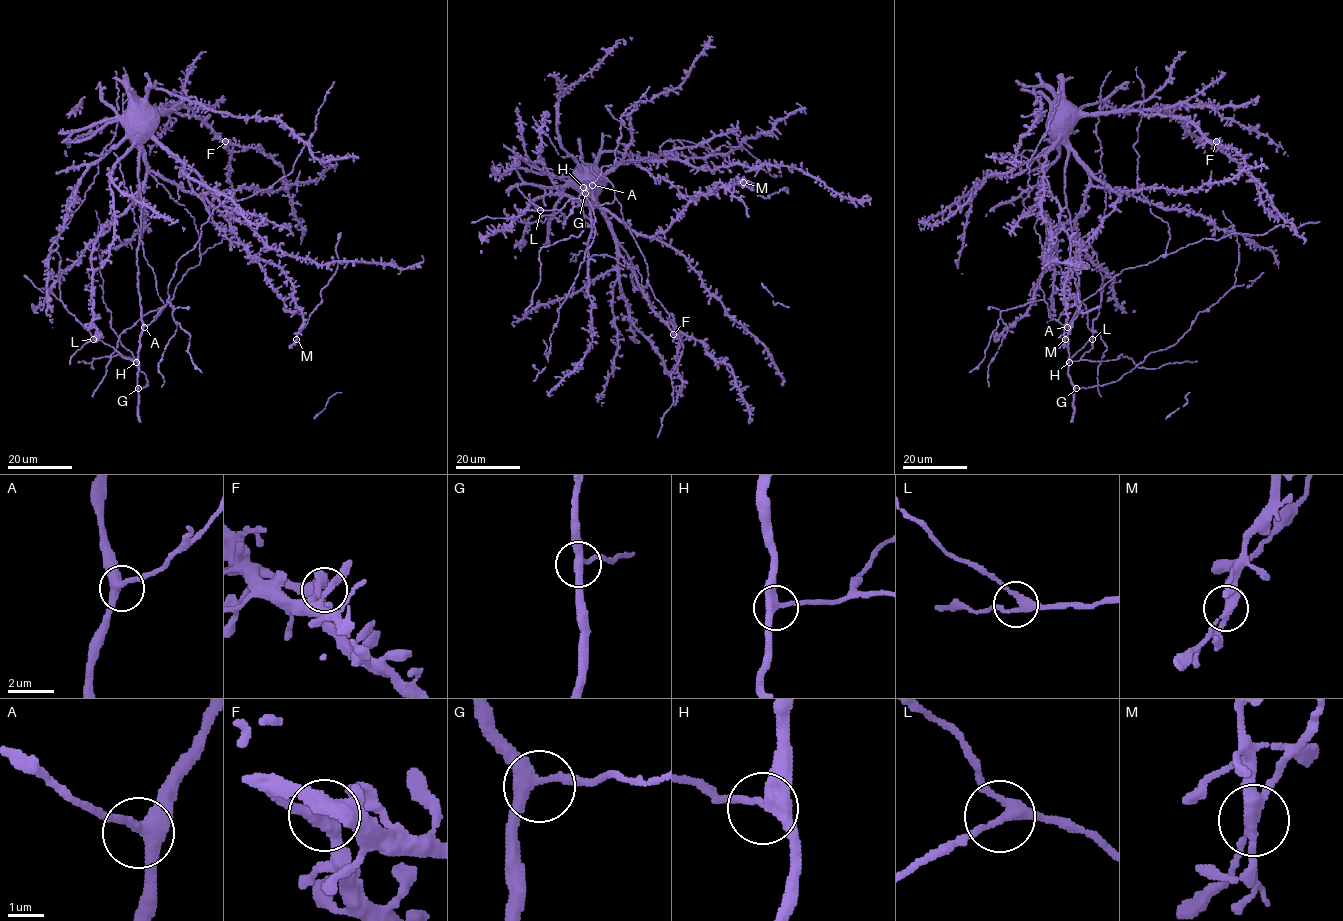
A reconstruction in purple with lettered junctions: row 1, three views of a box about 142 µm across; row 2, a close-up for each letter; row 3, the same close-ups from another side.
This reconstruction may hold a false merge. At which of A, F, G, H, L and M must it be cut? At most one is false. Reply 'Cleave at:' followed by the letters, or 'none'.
Cleave at: M

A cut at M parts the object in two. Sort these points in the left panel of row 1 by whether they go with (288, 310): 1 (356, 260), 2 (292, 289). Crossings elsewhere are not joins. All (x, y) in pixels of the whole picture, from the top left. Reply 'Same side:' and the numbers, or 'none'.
Same side: 1, 2

